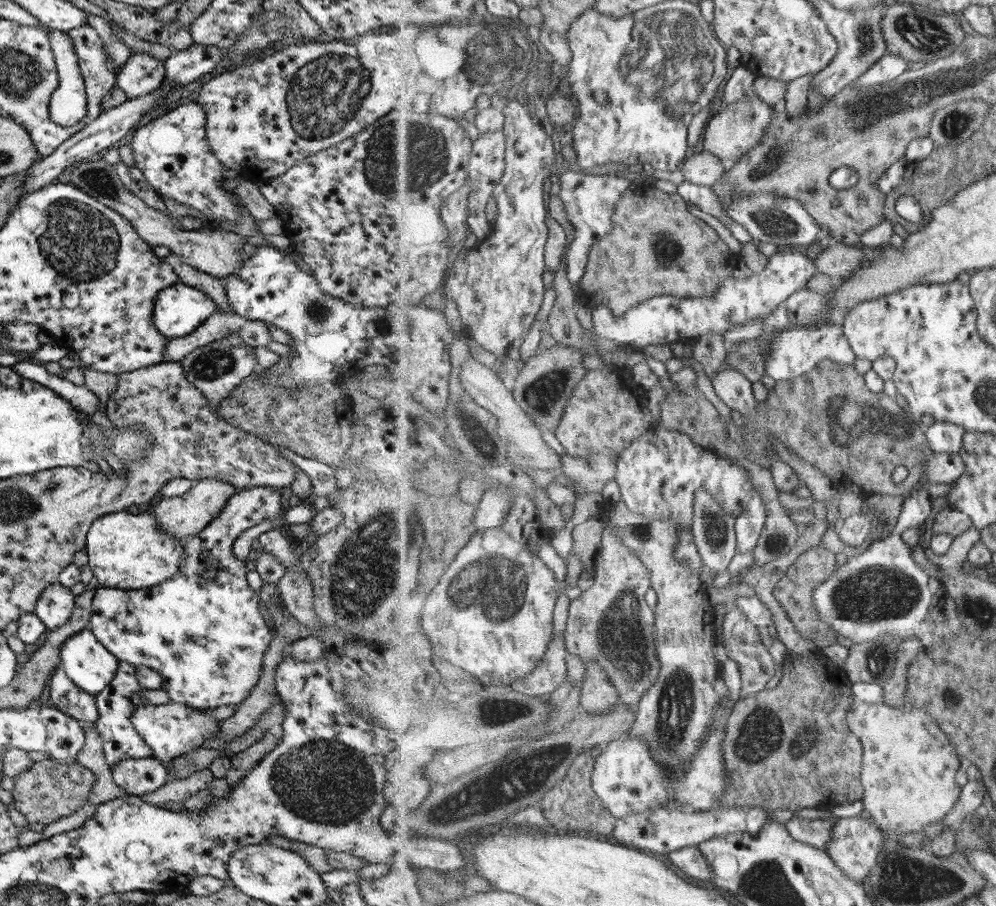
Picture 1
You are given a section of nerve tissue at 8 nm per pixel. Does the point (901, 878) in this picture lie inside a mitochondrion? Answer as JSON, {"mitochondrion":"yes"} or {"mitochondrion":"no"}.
{"mitochondrion":"yes"}

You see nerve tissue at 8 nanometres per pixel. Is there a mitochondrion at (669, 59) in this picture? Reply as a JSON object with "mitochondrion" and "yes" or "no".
{"mitochondrion":"yes"}

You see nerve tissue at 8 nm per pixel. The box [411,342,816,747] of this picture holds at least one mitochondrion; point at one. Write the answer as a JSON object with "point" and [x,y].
{"point":[488,589]}

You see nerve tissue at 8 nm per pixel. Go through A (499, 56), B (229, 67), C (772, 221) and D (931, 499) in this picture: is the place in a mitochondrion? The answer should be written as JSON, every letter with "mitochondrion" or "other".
{"A":"mitochondrion","B":"other","C":"mitochondrion","D":"other"}

